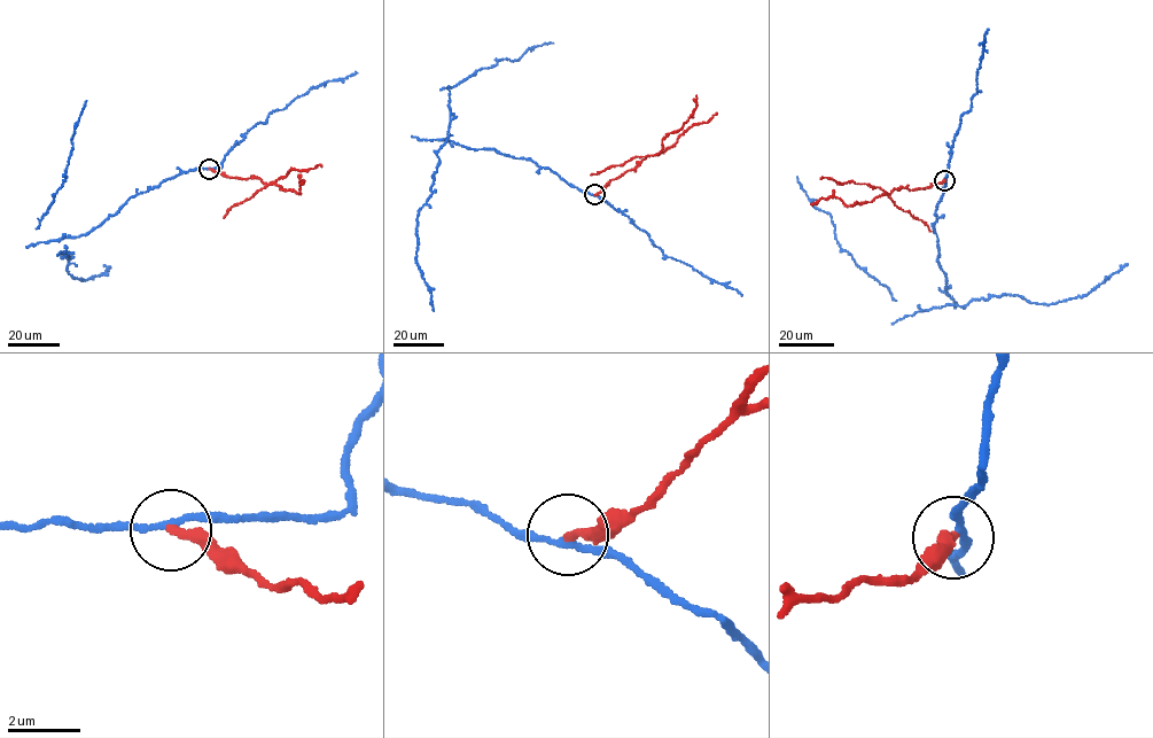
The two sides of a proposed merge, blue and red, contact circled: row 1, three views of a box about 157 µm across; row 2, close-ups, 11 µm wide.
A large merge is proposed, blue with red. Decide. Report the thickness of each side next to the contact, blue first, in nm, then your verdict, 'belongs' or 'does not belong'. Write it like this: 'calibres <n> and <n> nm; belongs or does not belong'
calibres 180 and 260 nm; does not belong

